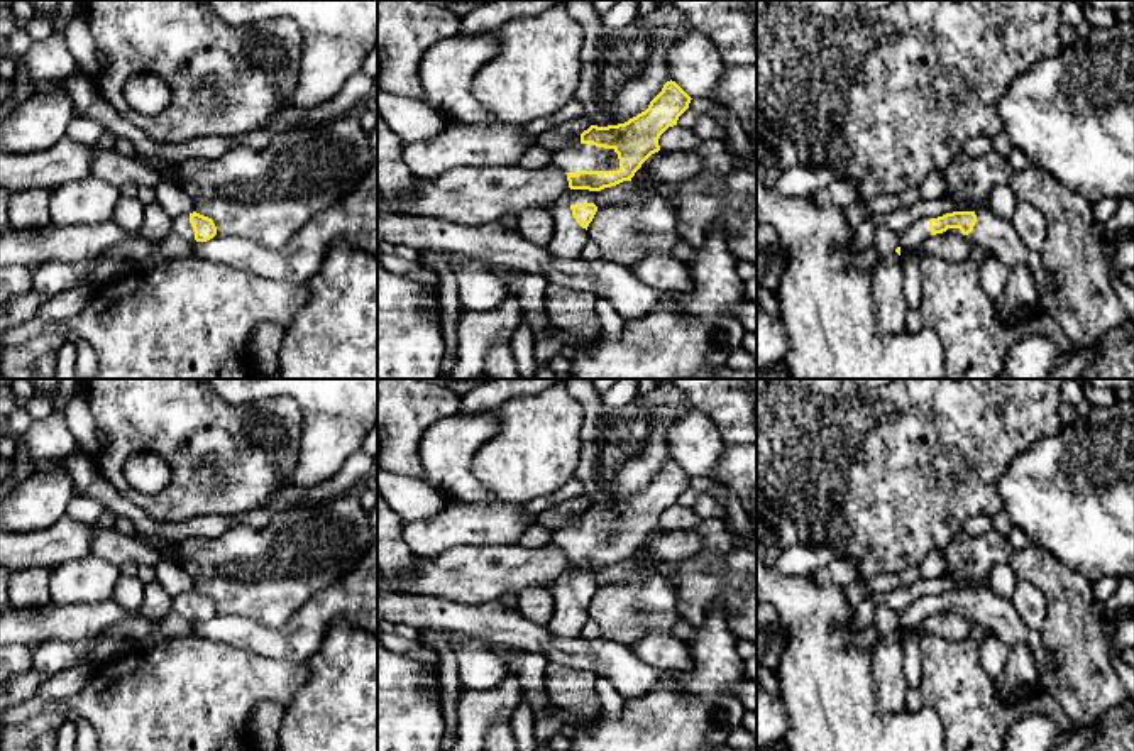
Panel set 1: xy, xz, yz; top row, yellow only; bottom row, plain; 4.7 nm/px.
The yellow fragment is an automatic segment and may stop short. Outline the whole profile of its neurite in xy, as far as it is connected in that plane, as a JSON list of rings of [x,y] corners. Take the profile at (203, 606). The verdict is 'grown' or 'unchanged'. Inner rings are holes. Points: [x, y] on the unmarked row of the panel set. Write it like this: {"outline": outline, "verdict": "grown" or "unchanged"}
{"outline": [[[193,590],[173,599],[173,612],[190,622],[193,622],[195,619],[206,621],[217,614],[217,606],[212,597]]], "verdict": "grown"}

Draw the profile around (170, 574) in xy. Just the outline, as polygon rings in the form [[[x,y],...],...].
[[[159,560],[156,565],[156,580],[164,587],[164,590],[174,599],[181,594],[190,594],[195,590],[193,580],[183,570],[183,567],[174,560]]]

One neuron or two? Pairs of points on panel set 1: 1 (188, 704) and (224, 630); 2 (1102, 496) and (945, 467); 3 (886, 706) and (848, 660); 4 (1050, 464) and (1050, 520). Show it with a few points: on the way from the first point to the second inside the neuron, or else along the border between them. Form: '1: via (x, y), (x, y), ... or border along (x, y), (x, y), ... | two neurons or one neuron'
1: border along (195, 635), (249, 648), (256, 653) | two neurons
2: border along (1028, 449), (999, 479), (997, 494), (1002, 508) | two neurons
3: border along (870, 655), (875, 707), (882, 714), (904, 711) | two neurons
4: via (1045, 477), (1050, 486), (1050, 506) | one neuron

